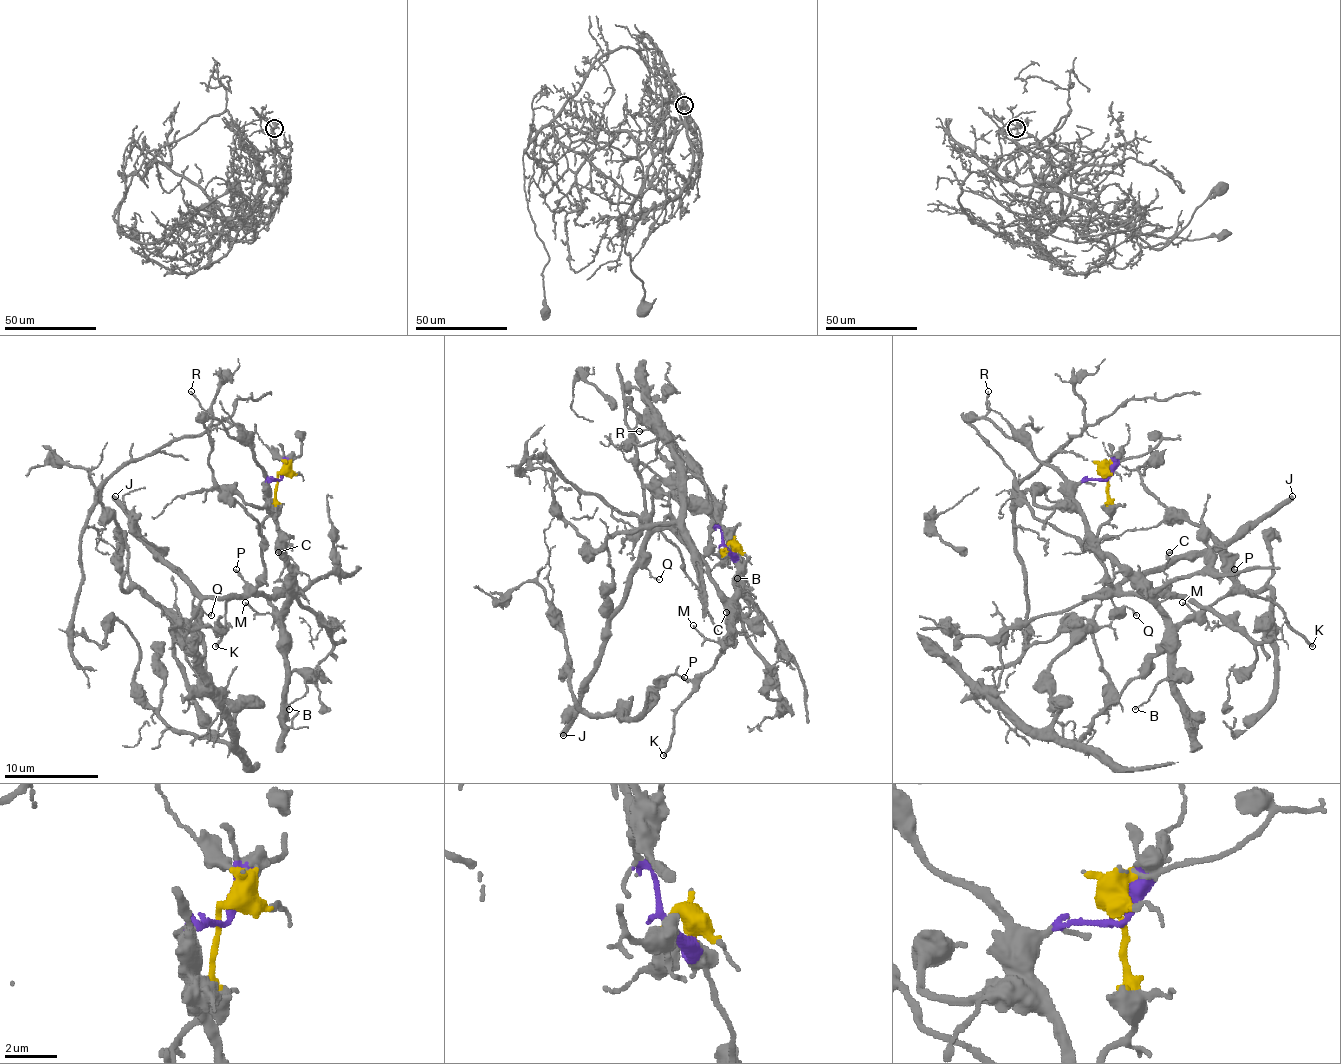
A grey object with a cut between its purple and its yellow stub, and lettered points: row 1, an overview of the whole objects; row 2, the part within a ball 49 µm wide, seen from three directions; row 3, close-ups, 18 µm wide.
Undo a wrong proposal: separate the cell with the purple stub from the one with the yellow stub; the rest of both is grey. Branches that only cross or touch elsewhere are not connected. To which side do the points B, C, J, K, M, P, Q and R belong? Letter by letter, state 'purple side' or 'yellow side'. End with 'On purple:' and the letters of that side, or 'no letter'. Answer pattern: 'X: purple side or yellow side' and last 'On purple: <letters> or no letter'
B: purple side
C: purple side
J: yellow side
K: purple side
M: purple side
P: purple side
Q: yellow side
R: purple side
On purple: B, C, K, M, P, R

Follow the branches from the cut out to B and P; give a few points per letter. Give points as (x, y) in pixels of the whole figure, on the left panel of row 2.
B: (277, 479), (268, 484), (268, 507), (289, 569), (282, 618), (287, 666), (308, 677), (289, 708)
P: (277, 479), (268, 484), (268, 507), (275, 517), (277, 550), (292, 583), (292, 602), (282, 621), (235, 569)

